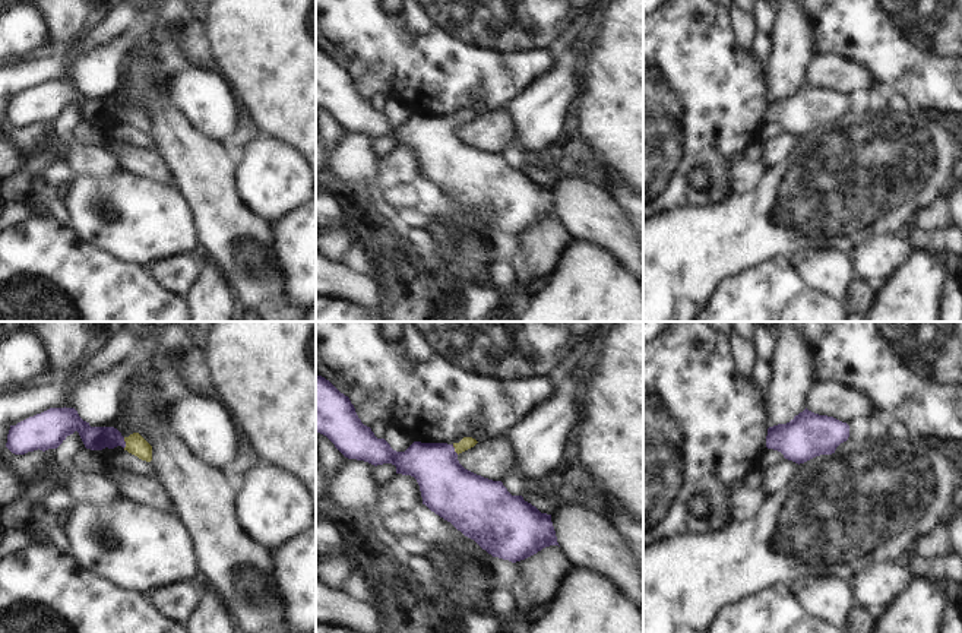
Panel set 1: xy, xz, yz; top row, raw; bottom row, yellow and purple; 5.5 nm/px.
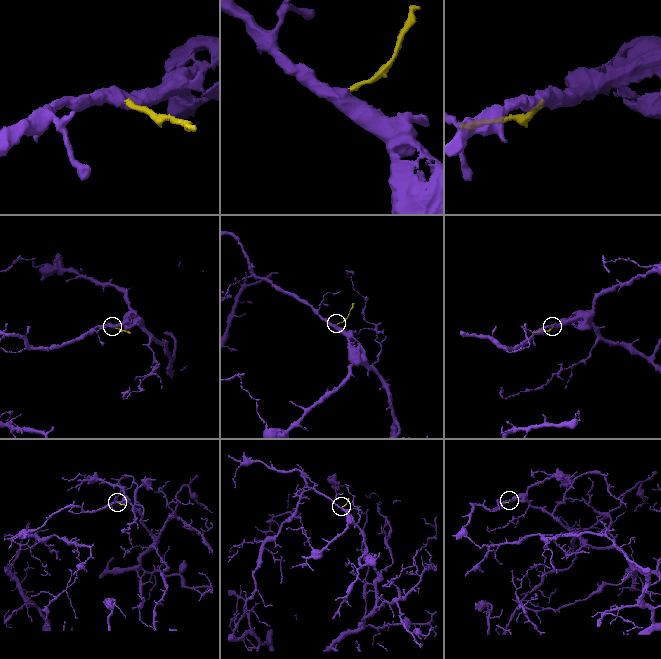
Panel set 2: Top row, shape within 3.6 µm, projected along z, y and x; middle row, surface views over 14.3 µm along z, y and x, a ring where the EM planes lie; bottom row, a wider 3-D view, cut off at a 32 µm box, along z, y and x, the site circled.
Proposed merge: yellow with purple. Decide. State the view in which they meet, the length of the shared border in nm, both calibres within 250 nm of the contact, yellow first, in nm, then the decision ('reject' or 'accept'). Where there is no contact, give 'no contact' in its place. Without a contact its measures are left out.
contact in xy; length 60 nm; calibres 110 and 130 nm; accept

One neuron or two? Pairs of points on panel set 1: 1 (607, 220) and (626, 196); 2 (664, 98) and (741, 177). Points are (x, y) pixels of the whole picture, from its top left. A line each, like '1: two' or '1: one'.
1: two
2: two

